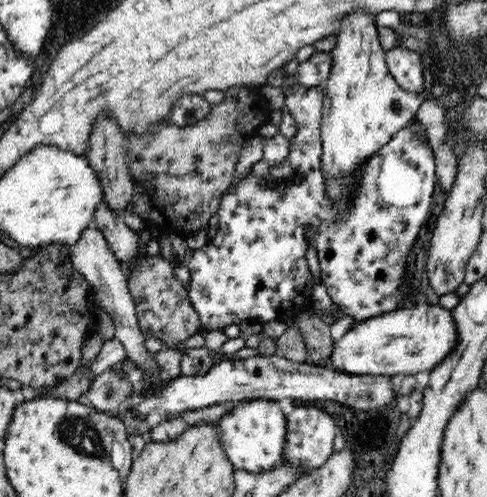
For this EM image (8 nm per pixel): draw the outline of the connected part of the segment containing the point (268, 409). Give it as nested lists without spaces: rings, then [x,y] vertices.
[[[253,399],[237,403],[233,411],[218,420],[220,441],[226,455],[235,470],[249,472],[250,474],[264,474],[278,468],[284,463],[286,454],[286,416],[282,413],[278,403],[269,399]]]

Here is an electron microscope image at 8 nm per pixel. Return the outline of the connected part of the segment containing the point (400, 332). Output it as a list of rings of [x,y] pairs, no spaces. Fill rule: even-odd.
[[[440,303],[418,304],[400,308],[355,323],[335,342],[331,363],[336,363],[342,373],[376,374],[392,377],[395,374],[416,376],[432,372],[445,362],[458,346],[458,325],[452,309]]]

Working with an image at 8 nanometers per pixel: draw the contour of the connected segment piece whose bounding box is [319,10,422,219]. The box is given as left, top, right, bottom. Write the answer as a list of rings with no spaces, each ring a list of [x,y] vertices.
[[[361,10],[346,16],[336,32],[337,45],[332,50],[332,73],[322,85],[324,94],[323,112],[320,127],[322,140],[322,154],[320,155],[320,172],[325,190],[325,198],[331,202],[334,211],[340,219],[346,219],[353,210],[354,194],[360,190],[362,172],[384,146],[387,146],[399,130],[402,130],[416,117],[417,110],[422,103],[422,94],[408,94],[390,76],[385,61],[385,52],[378,44],[377,26],[372,24],[374,14],[365,14]]]

